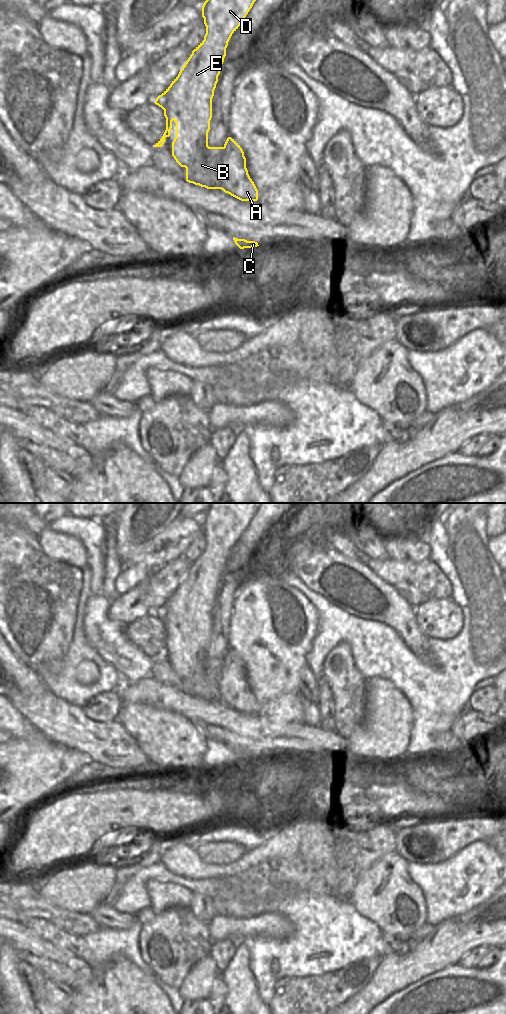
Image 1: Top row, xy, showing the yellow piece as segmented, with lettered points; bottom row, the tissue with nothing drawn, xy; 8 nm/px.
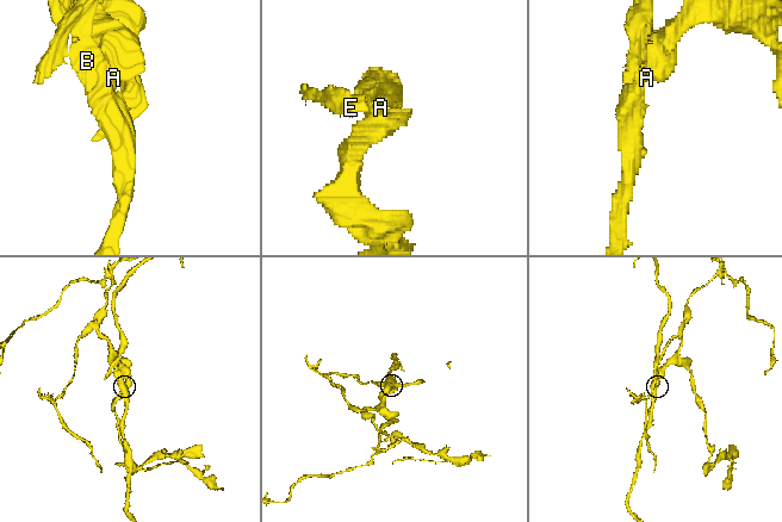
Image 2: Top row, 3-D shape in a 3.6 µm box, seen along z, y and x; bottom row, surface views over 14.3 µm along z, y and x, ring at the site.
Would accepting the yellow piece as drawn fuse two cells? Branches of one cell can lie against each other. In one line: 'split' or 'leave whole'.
split

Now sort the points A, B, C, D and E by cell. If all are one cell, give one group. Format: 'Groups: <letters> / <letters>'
Groups: A / B C D E

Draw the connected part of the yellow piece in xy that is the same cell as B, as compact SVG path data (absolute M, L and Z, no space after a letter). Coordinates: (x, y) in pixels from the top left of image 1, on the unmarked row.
M212 503L202 518L202 529L206 538L204 552L192 563L192 566L170 598L159 607L155 616L164 622L166 642L162 650L153 659L161 659L165 650L170 648L172 633L176 634L176 648L172 654L172 668L176 674L186 680L186 693L207 701L221 701L228 705L220 694L220 680L224 659L209 659L208 644L212 630L212 610L218 594L218 588L226 568L226 560L232 546L238 541L261 503Z

